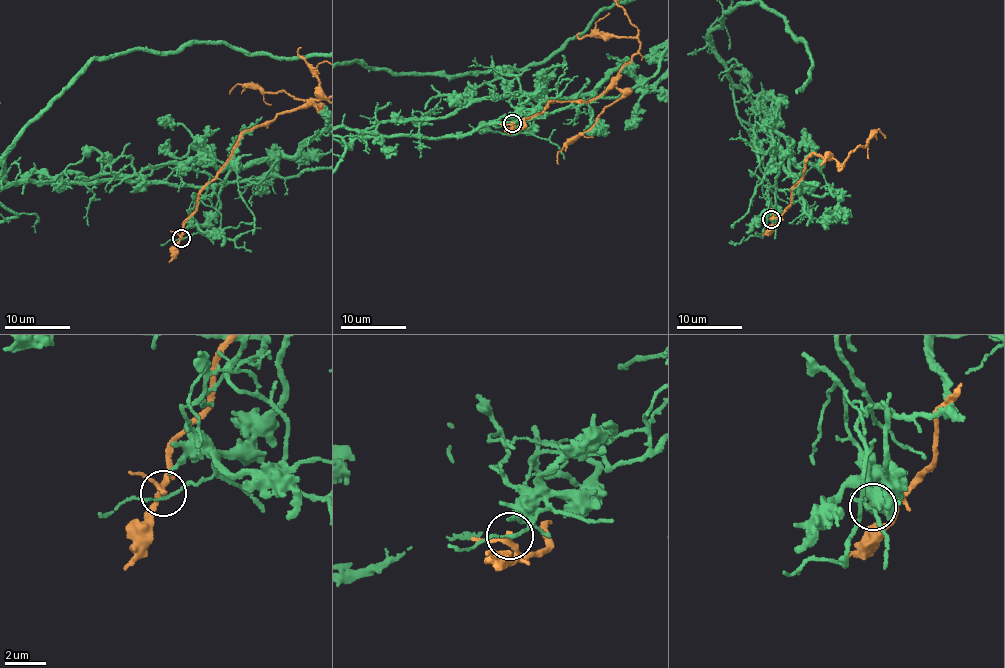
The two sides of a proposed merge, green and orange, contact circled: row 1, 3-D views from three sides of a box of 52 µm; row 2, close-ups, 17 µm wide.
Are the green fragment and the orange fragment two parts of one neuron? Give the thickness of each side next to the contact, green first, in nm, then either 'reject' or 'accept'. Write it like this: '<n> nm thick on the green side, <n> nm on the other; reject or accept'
120 nm thick on the green side, 200 nm on the other; reject

